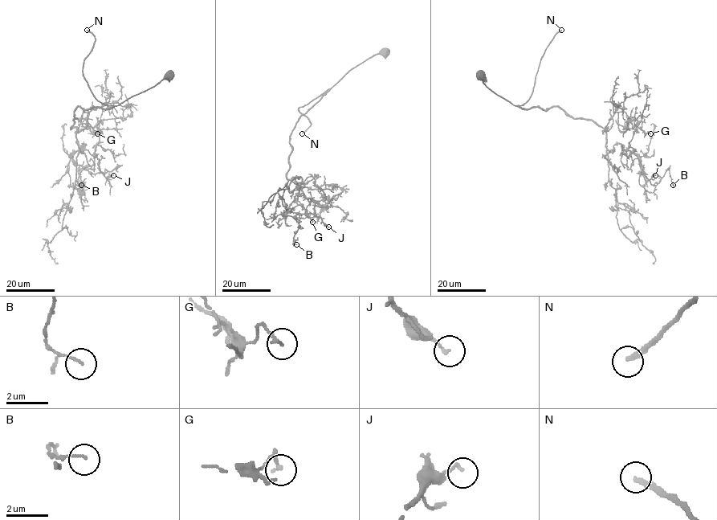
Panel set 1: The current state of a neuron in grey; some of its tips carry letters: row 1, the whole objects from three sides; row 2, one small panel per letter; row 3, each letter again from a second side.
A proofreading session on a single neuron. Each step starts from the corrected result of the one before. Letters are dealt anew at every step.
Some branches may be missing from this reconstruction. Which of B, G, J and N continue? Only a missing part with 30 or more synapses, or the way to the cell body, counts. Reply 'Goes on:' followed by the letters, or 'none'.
Goes on: N

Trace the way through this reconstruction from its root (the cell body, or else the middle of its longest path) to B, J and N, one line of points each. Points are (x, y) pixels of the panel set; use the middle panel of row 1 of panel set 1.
B: (384, 51), (351, 69), (289, 137), (287, 177), (300, 187), (284, 212), (299, 225), (296, 244)
J: (384, 51), (351, 69), (300, 116), (289, 137), (287, 177), (300, 187), (287, 210), (314, 214), (328, 227)
N: (384, 51), (379, 51), (352, 67), (332, 87), (299, 107), (299, 111), (311, 122), (302, 133)

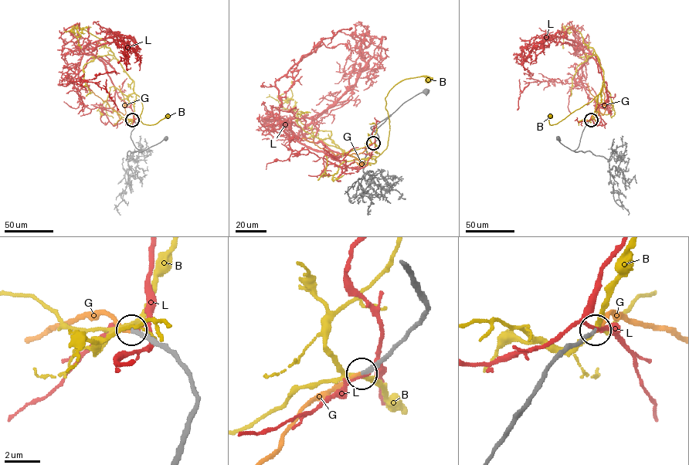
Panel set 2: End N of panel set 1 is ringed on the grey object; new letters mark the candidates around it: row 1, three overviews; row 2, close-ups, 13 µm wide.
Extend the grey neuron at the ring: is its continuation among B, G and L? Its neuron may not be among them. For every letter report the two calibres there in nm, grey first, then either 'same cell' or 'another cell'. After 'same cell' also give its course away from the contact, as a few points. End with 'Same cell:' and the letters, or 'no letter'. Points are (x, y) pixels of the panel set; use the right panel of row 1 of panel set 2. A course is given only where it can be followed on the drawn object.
B: 190 nm thick on the grey side, 200 nm on the other; another cell
G: 190 nm thick on the grey side, 200 nm on the other; same cell; it runs (591, 120), (598, 119), (599, 102), (590, 93), (588, 83)
L: 240 nm thick on the grey side, 180 nm on the other; another cell
Same cell: G

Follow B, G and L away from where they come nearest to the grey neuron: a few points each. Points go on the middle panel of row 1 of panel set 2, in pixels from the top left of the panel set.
B: (373, 143), (380, 154), (388, 145), (389, 118), (385, 97), (390, 89), (404, 79), (423, 76), (428, 80)
G: (373, 143), (357, 154), (335, 155), (302, 138)
L: (374, 143), (365, 166), (346, 170), (308, 150), (293, 151), (280, 127), (276, 81), (323, 39), (351, 27)

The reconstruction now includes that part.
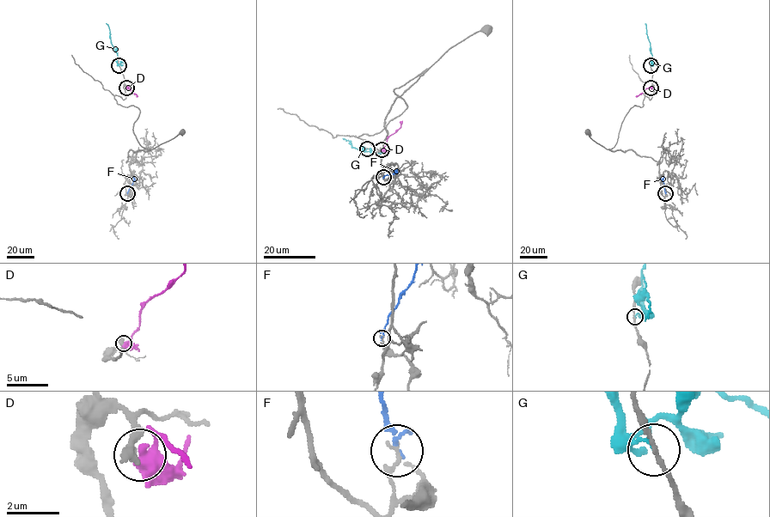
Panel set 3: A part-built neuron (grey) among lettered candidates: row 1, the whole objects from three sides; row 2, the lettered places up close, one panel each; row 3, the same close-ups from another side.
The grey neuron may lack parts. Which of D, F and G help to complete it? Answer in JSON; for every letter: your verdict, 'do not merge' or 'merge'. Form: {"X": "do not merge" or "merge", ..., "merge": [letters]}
{"D": "do not merge", "F": "do not merge", "G": "do not merge", "merge": []}

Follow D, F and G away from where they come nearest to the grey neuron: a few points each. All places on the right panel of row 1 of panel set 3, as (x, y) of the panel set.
D: (650, 88), (636, 96)
F: (665, 193), (664, 177)
G: (650, 65), (652, 54), (645, 23)

